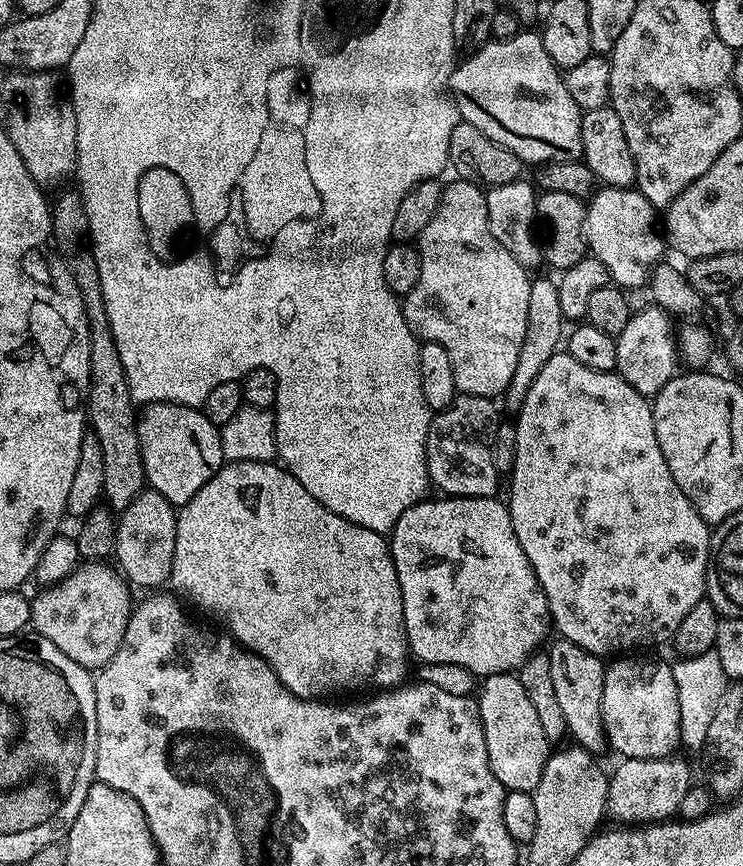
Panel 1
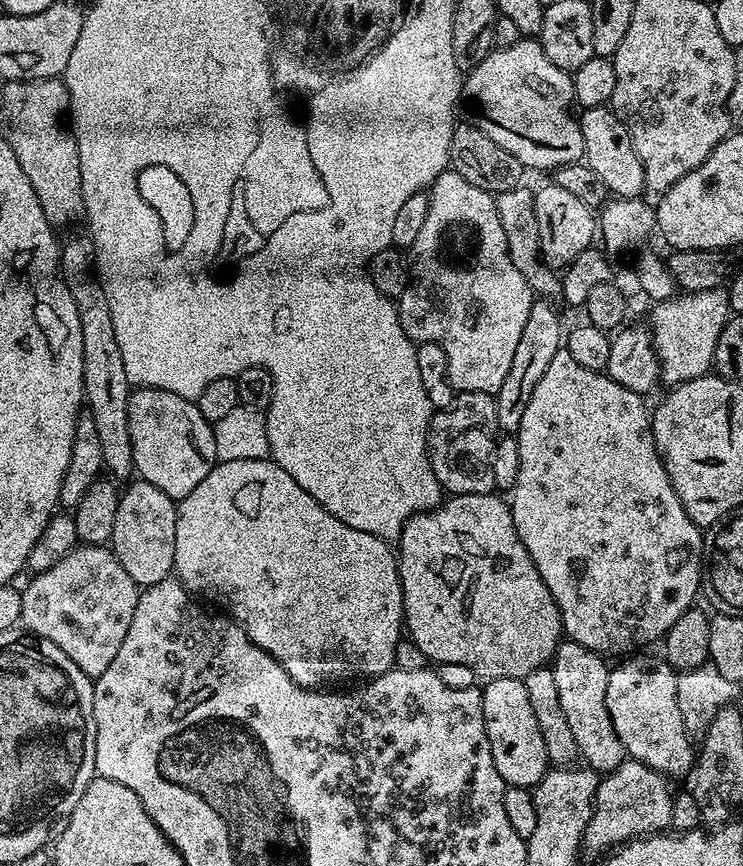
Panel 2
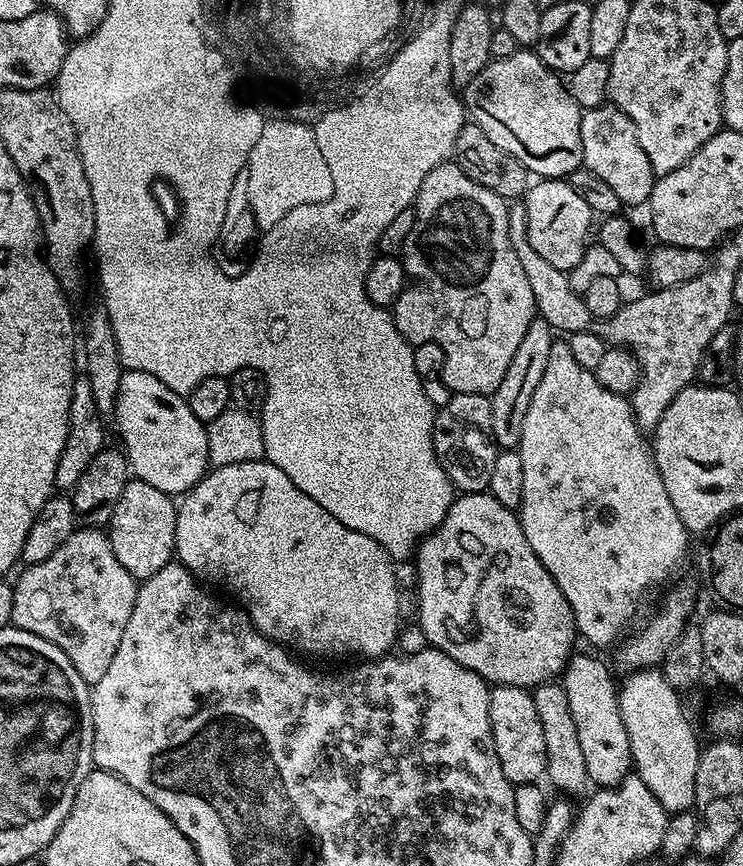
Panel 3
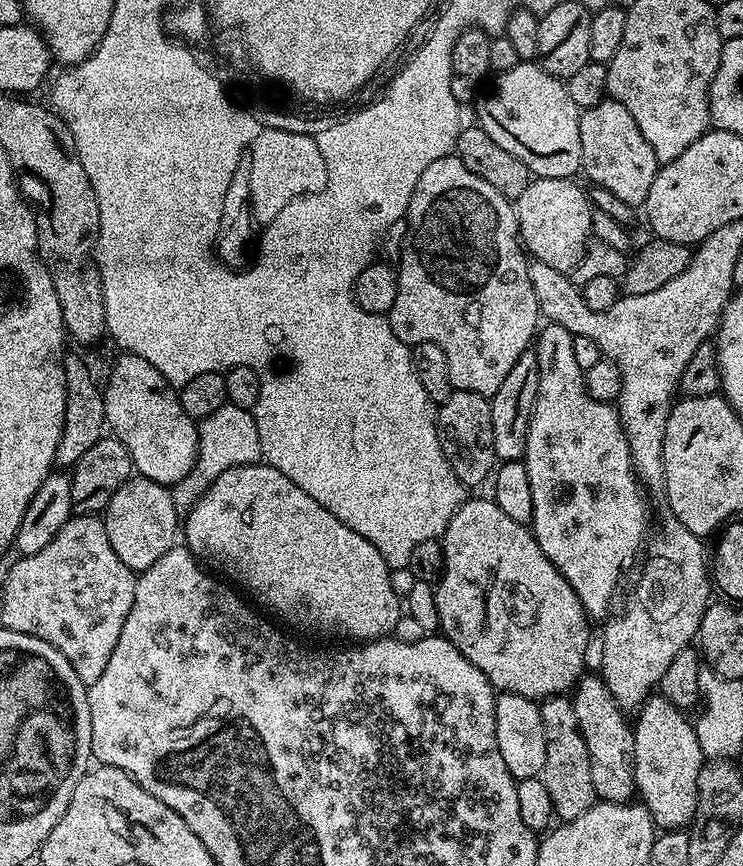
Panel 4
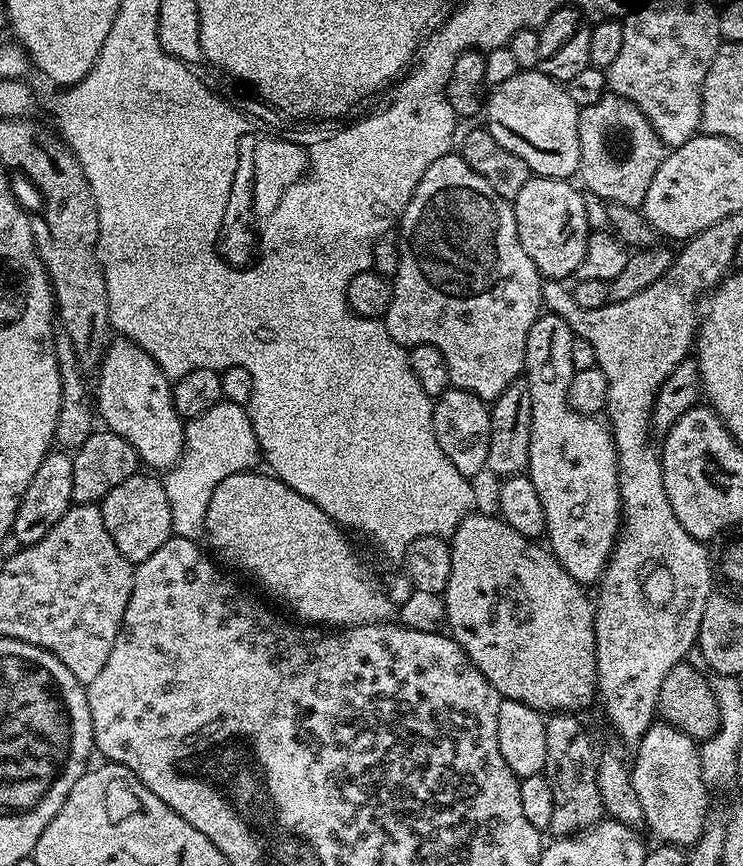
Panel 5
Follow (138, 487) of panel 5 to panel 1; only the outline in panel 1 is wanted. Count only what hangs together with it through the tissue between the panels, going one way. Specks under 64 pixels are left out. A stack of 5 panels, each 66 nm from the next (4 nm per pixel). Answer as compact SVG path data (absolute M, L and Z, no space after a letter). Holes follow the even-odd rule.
M145 487L138 498L134 498L134 502L119 513L114 560L129 585L136 587L137 584L140 588L148 588L144 590L156 590L159 584L167 585L171 581L177 515L177 509L170 501L150 487Z

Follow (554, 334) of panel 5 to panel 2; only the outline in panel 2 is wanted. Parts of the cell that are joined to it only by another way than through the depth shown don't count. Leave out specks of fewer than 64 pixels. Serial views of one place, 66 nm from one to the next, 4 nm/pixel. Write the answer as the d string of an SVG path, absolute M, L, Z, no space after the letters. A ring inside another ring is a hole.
M562 350L554 354L554 359L550 361L550 366L546 366L538 386L534 386L534 394L530 394L530 402L526 402L526 410L522 414L520 429L514 433L520 455L518 478L510 490L514 530L518 530L522 546L526 546L538 574L542 574L542 582L546 582L546 590L550 590L558 606L564 627L563 635L605 658L620 658L625 654L647 649L644 647L655 640L656 643L663 641L670 626L674 626L674 622L682 618L686 609L697 603L696 591L699 590L700 584L702 588L702 573L706 568L706 536L700 533L703 532L701 525L694 523L686 514L666 474L666 466L654 442L650 408L640 400L643 400L641 393L626 390L626 386L618 386L618 382L609 380L604 372L586 370L586 366L574 362L573 356Z

